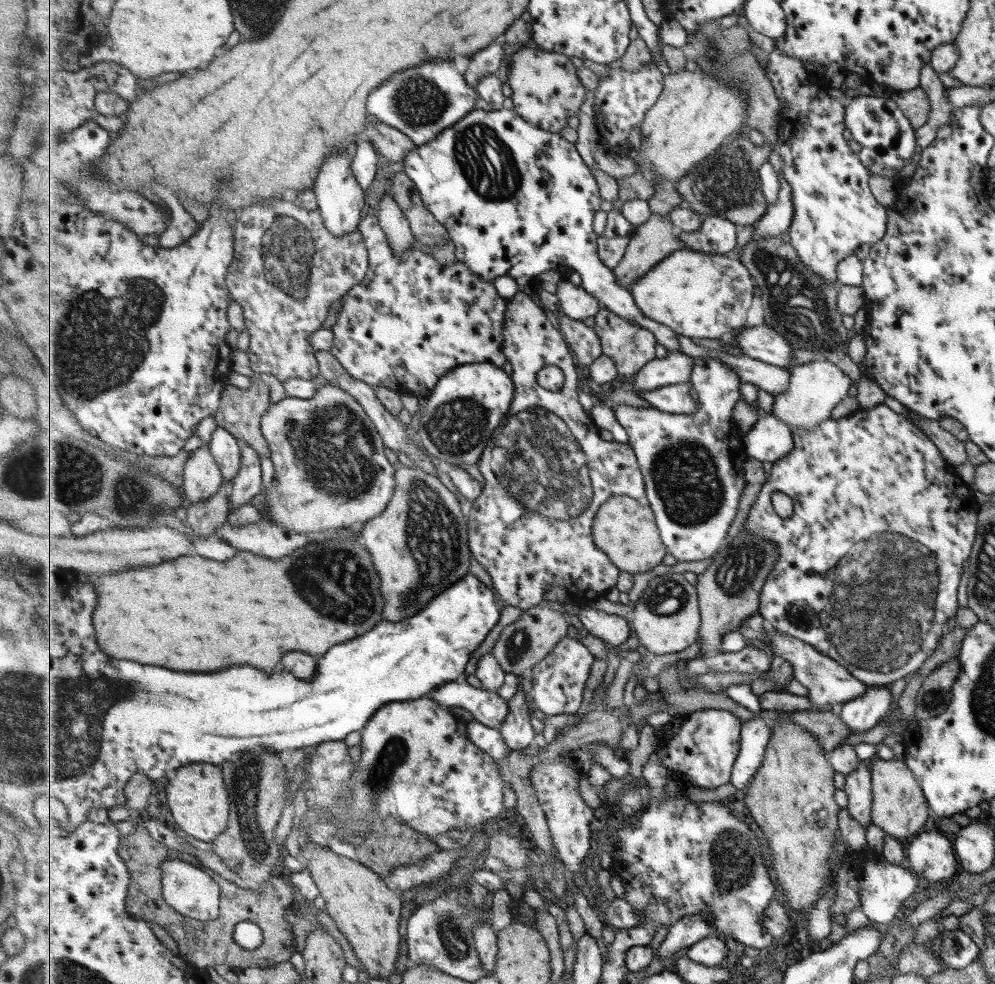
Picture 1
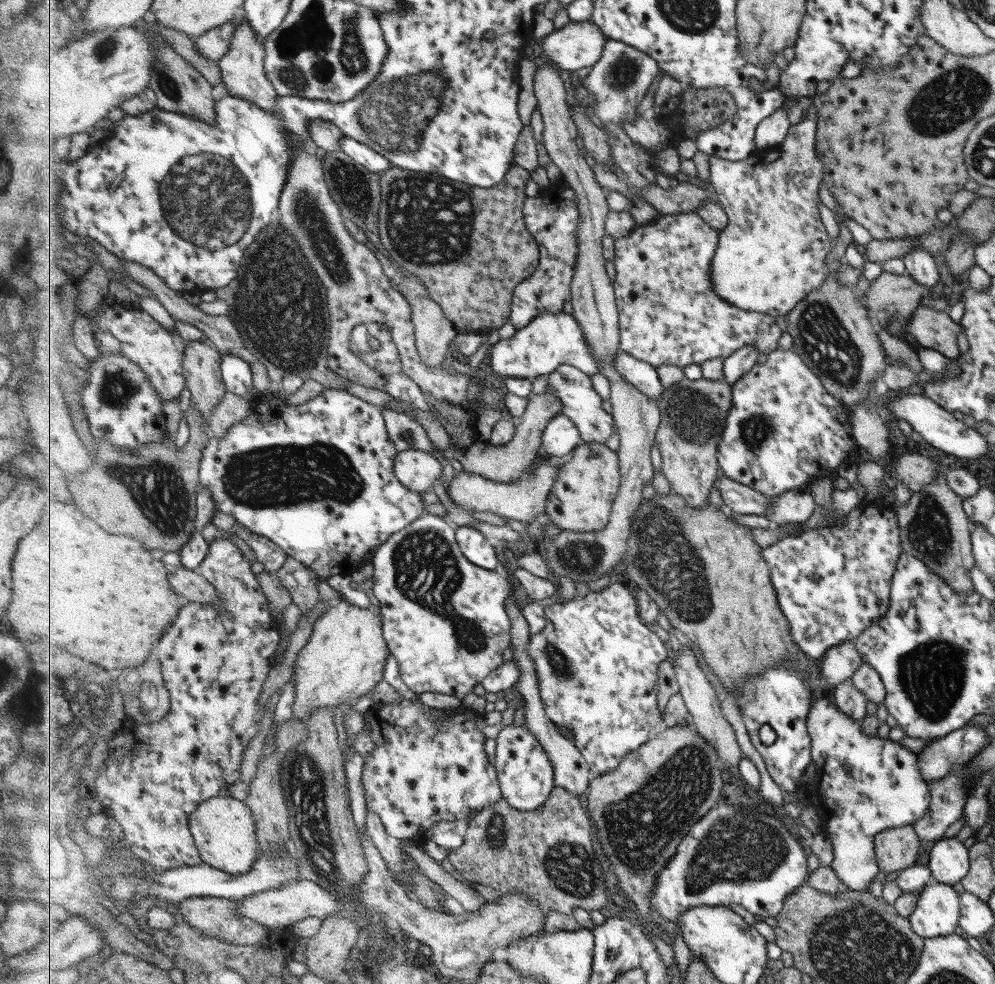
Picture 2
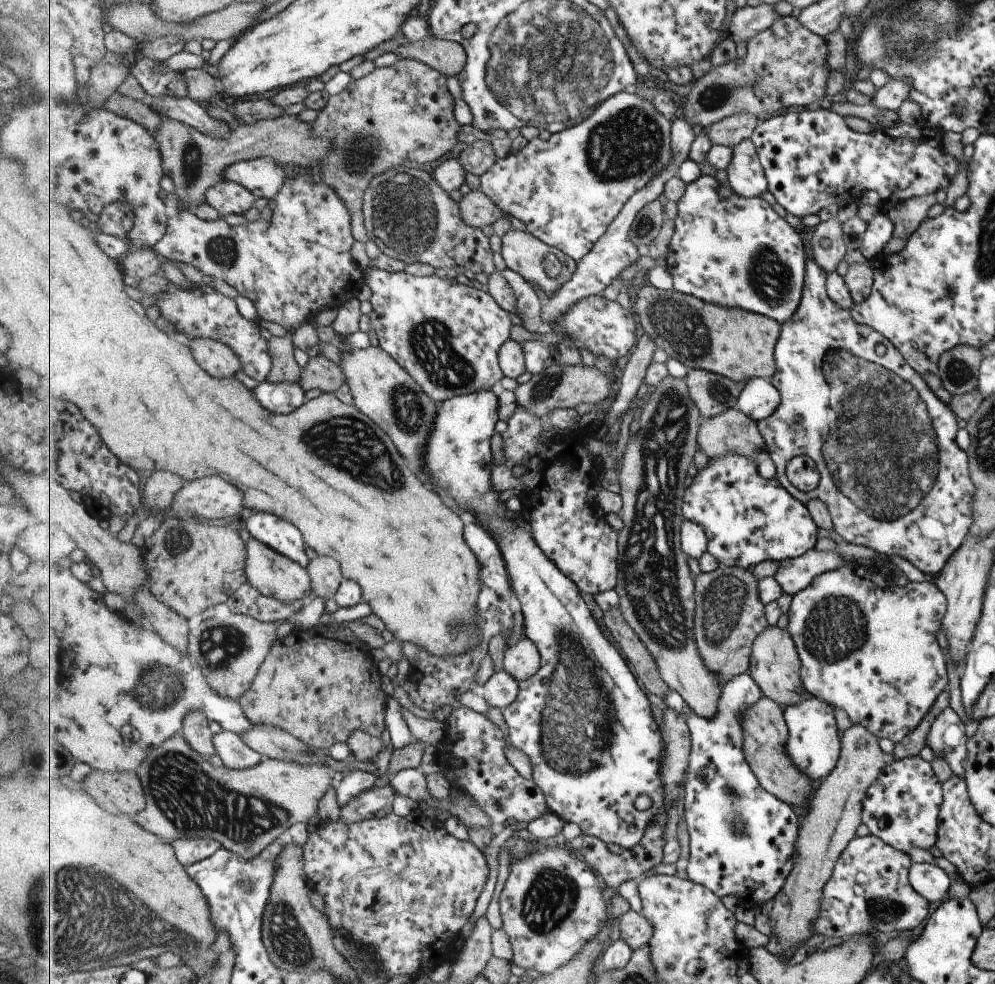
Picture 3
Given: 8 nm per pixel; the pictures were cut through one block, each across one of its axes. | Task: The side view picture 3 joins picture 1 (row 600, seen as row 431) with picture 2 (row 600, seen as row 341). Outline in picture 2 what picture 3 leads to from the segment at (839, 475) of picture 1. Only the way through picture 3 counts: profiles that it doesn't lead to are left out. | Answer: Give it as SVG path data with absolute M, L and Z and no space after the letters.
M876 503L867 509L858 504L852 508L841 527L808 528L763 548L763 556L771 571L771 580L777 589L779 604L787 615L795 642L809 658L822 658L831 647L855 637L881 617L889 605L889 583L895 561L903 552L899 546L899 528L896 513L884 504Z

